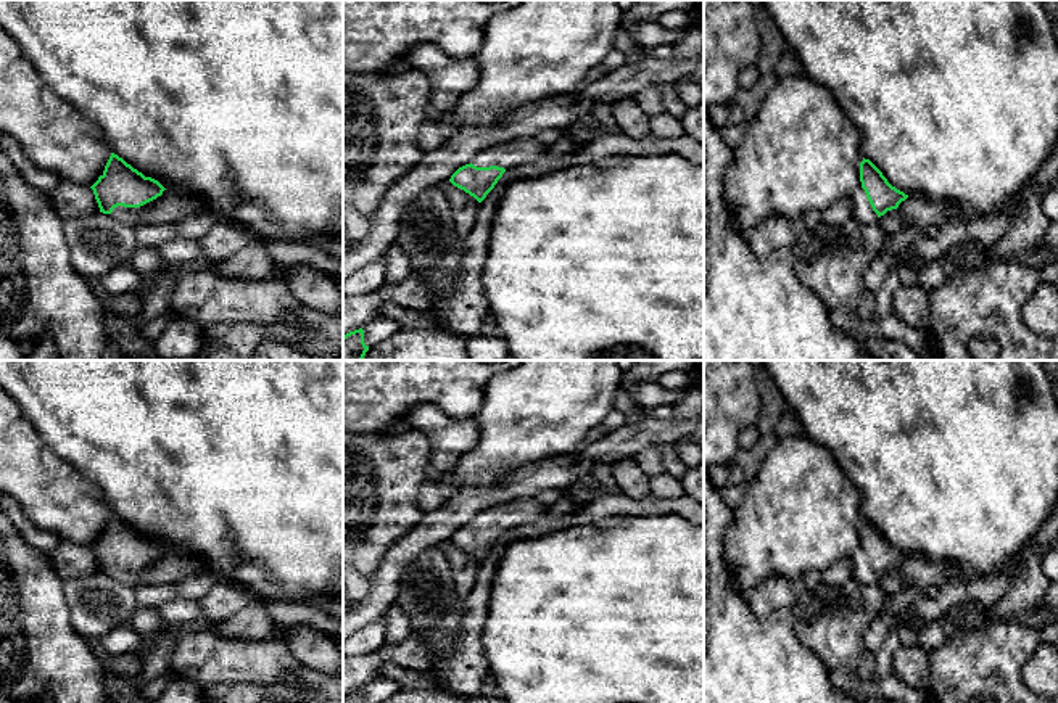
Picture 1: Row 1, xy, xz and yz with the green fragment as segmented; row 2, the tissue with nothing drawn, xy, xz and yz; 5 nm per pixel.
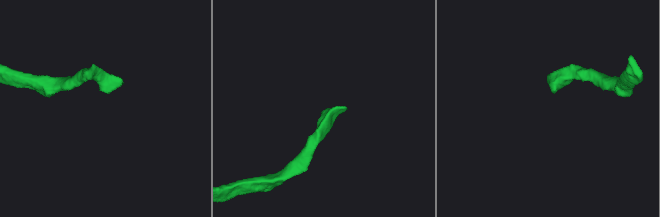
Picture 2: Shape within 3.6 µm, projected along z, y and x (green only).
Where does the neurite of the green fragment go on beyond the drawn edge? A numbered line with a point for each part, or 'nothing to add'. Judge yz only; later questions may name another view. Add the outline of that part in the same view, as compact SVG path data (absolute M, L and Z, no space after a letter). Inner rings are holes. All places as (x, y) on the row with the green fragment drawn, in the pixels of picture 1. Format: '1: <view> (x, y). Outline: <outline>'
1: yz (863, 213). Outline: M860 187L850 196L853 204L853 219L862 224L876 224L879 220L878 214L873 211L865 190Z

